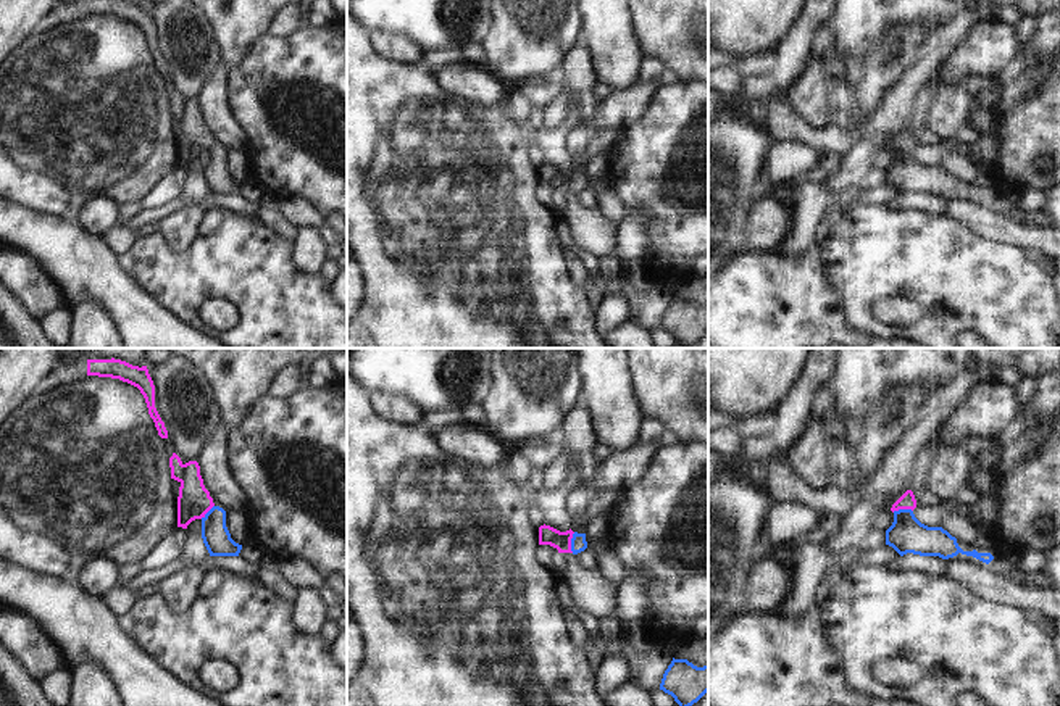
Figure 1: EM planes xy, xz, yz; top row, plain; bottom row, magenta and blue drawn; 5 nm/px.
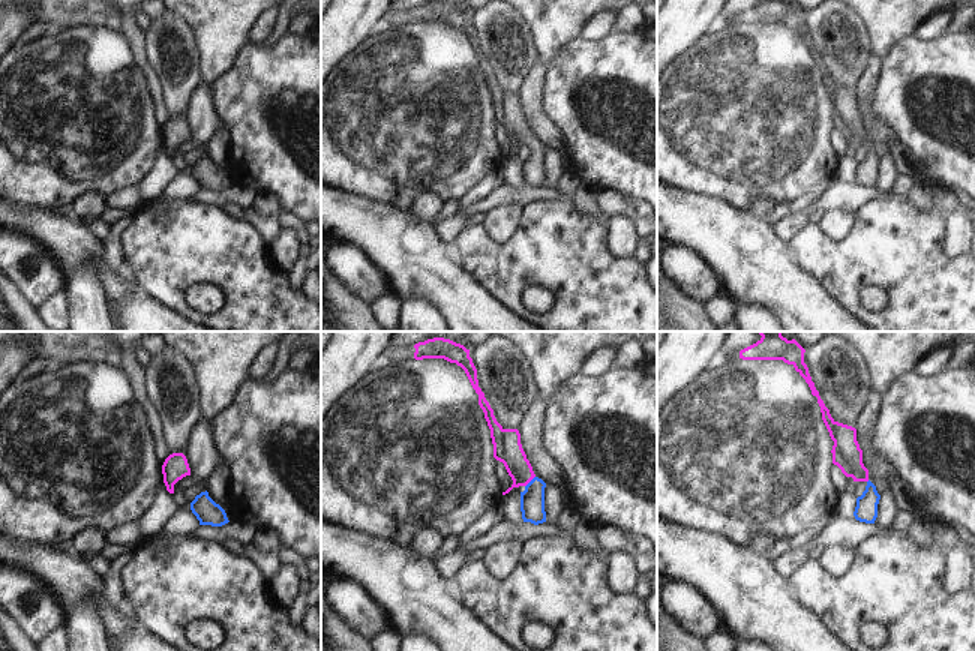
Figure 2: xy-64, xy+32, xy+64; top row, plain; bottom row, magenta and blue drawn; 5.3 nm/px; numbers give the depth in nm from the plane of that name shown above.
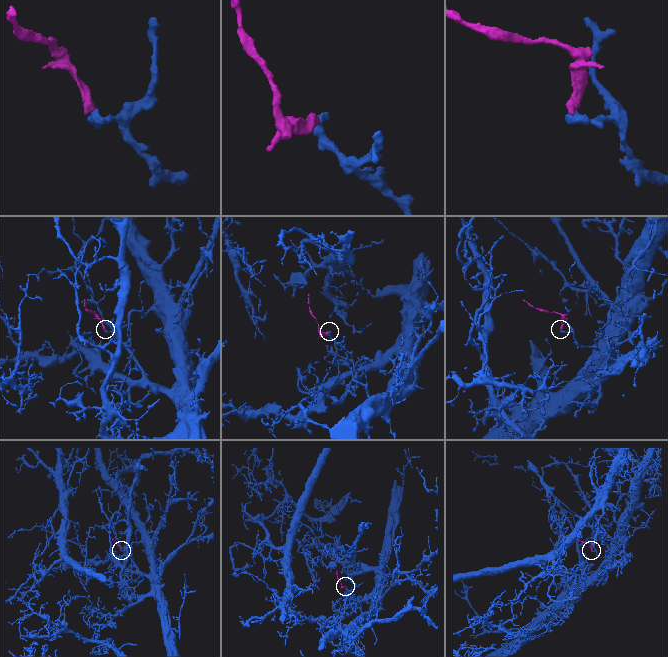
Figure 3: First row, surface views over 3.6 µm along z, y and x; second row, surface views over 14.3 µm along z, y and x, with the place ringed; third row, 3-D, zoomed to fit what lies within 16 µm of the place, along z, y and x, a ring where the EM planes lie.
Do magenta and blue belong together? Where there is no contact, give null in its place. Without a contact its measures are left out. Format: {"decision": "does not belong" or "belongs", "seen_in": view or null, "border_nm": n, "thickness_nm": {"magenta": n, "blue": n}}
{"decision": "belongs", "seen_in": "xz", "border_nm": 110, "thickness_nm": {"magenta": 100, "blue": 80}}

